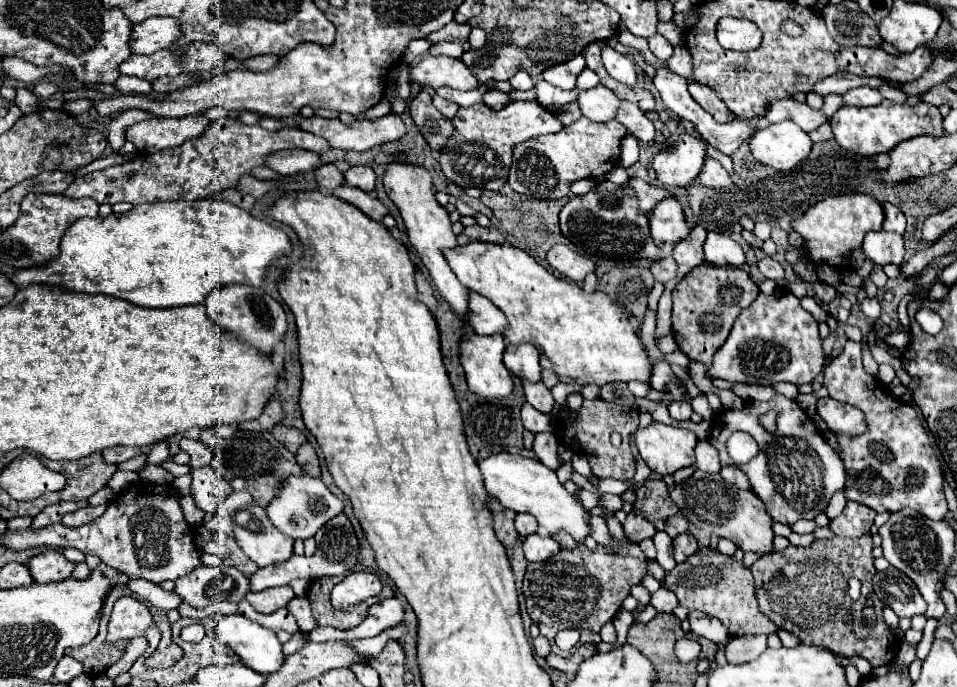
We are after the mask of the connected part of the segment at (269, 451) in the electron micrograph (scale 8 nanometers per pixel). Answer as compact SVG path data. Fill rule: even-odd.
M237 431L227 439L221 439L215 447L211 467L225 477L235 491L247 491L259 505L267 505L275 495L277 485L291 473L301 473L301 467L295 461L295 455L285 449L271 433L267 431Z

